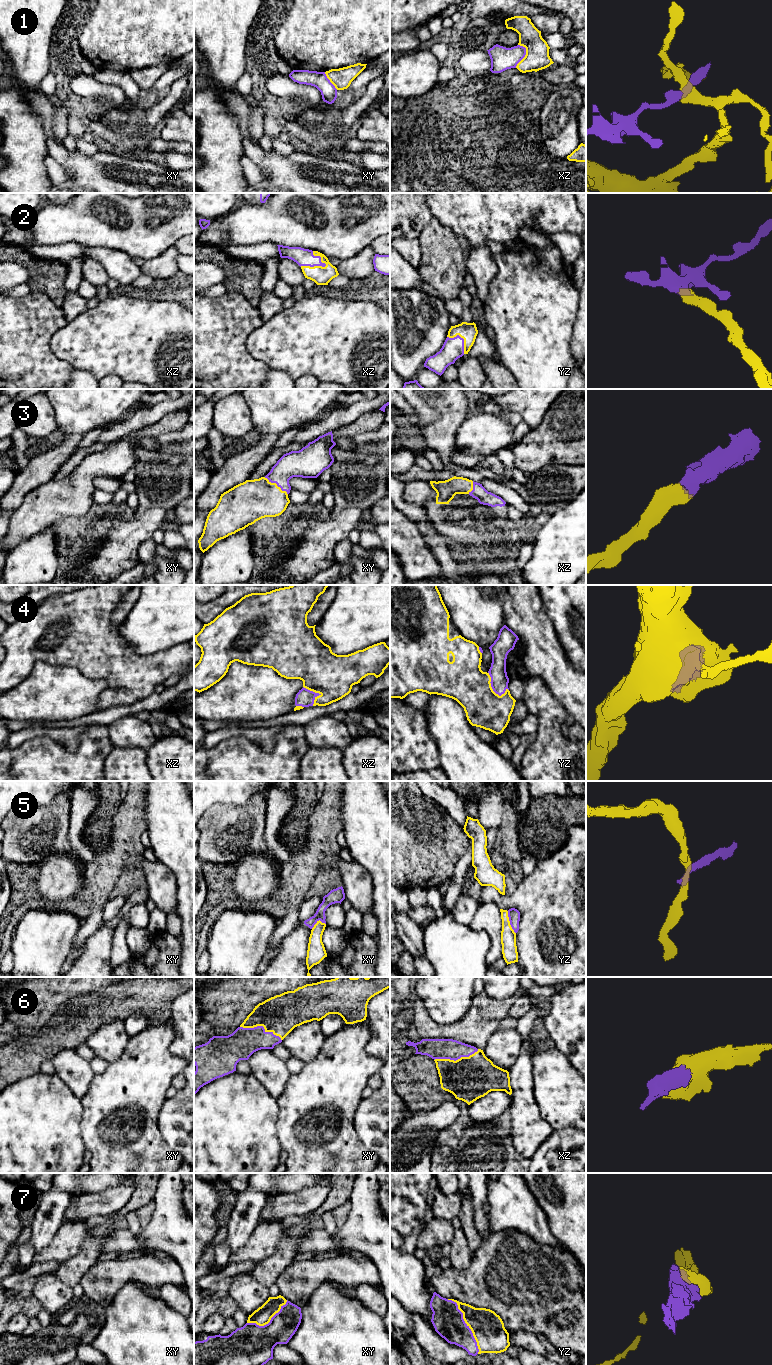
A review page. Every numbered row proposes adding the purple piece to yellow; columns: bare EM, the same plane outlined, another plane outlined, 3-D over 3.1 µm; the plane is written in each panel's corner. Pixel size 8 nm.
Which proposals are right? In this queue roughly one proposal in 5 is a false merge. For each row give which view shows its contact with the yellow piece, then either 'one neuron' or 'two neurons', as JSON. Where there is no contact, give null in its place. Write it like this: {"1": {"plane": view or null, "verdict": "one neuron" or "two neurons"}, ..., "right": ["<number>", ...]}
{"1": {"plane": "xz", "verdict": "two neurons"}, "2": {"plane": "xz", "verdict": "one neuron"}, "3": {"plane": "xy", "verdict": "one neuron"}, "4": {"plane": "yz", "verdict": "one neuron"}, "5": {"plane": "yz", "verdict": "two neurons"}, "6": {"plane": "xy", "verdict": "one neuron"}, "7": {"plane": "yz", "verdict": "one neuron"}, "right": ["2", "3", "4", "6", "7"]}

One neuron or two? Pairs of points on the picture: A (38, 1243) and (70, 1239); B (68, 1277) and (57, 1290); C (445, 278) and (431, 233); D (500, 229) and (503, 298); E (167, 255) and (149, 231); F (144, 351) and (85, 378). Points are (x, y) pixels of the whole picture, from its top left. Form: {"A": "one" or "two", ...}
{"A": "two", "B": "two", "C": "one", "D": "two", "E": "two", "F": "two"}

